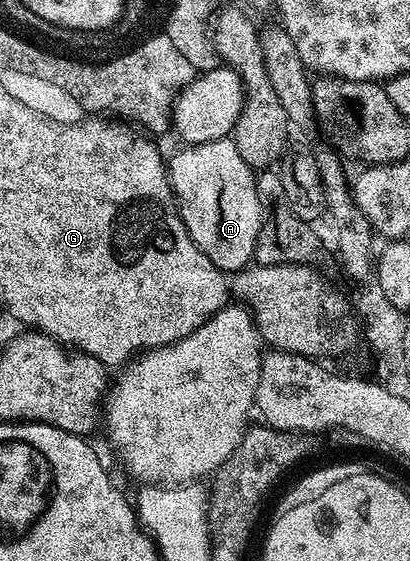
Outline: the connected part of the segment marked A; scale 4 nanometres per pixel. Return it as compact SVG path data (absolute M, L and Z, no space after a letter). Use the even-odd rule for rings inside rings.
M230 137L222 139L215 139L214 141L206 141L205 143L194 143L191 145L181 146L181 151L176 151L166 163L166 170L168 173L168 180L172 183L172 194L176 200L176 208L180 210L180 216L182 221L186 225L186 229L190 233L190 237L194 241L194 245L198 245L198 249L202 253L206 253L206 257L210 257L210 261L214 261L214 265L219 271L225 273L235 273L237 271L243 271L245 267L249 266L253 262L256 253L256 242L258 241L258 233L260 227L266 218L266 208L263 203L260 202L258 197L258 189L256 188L256 176L257 172L250 165L246 165L246 161L242 161L242 153L238 153L236 143Z

